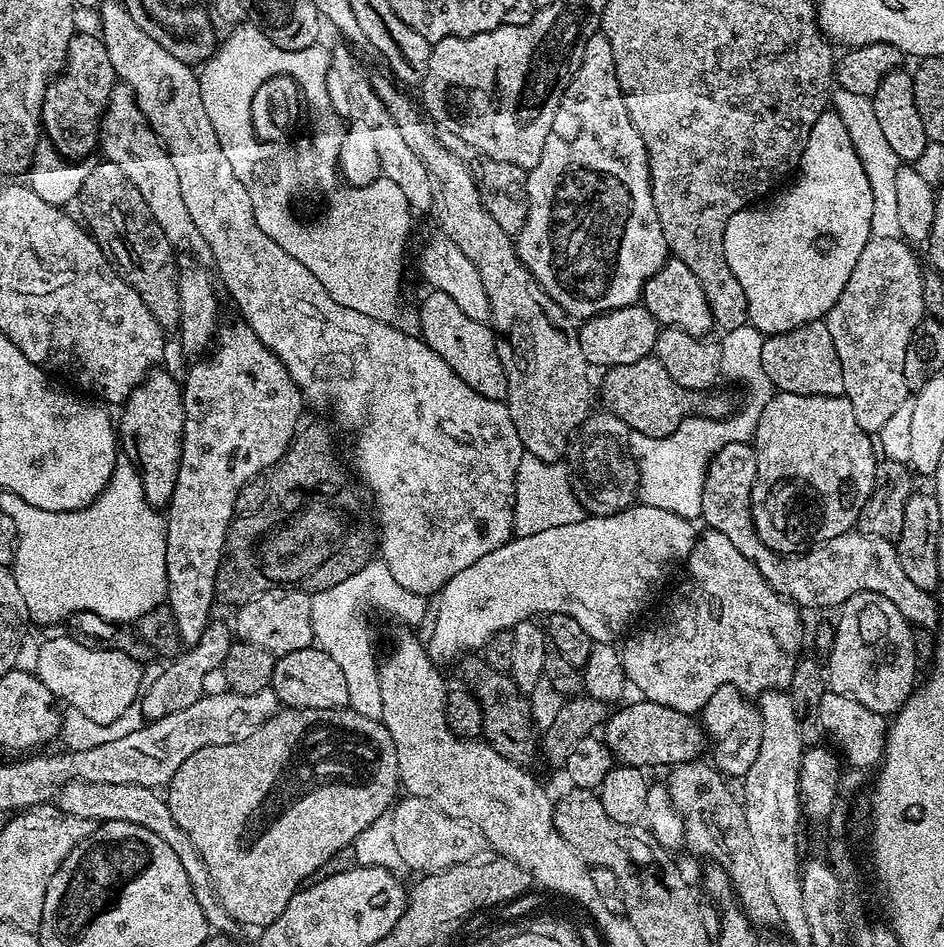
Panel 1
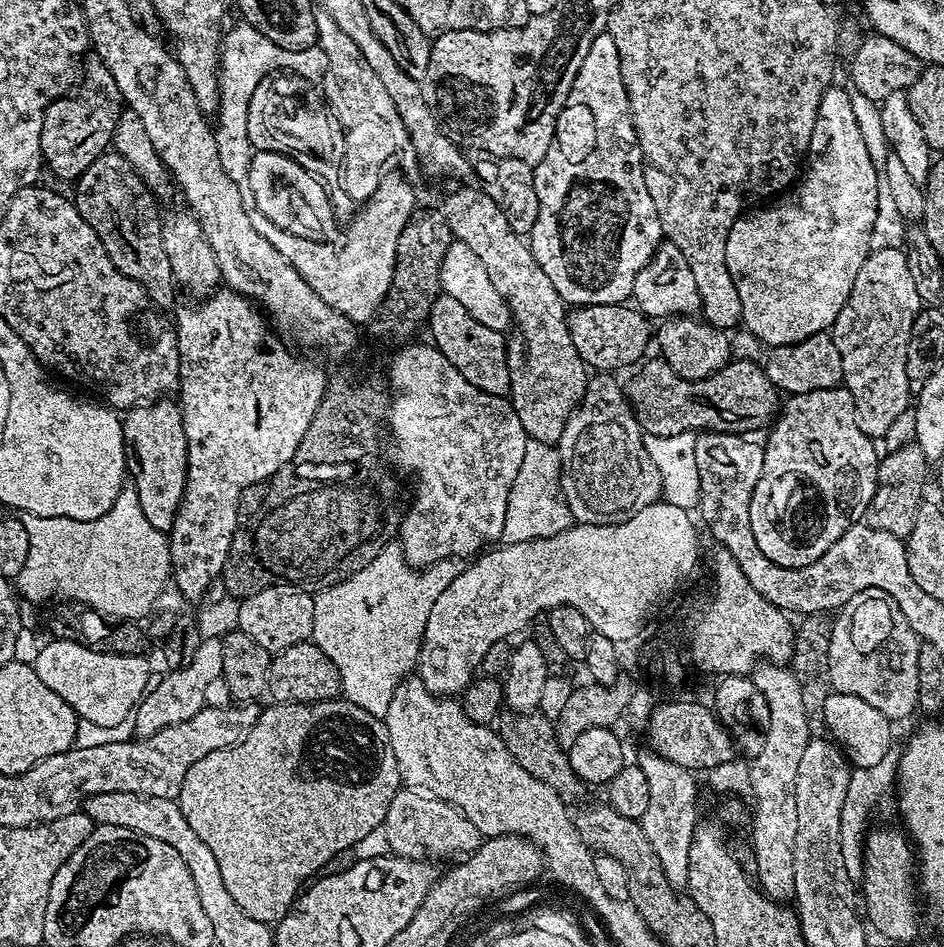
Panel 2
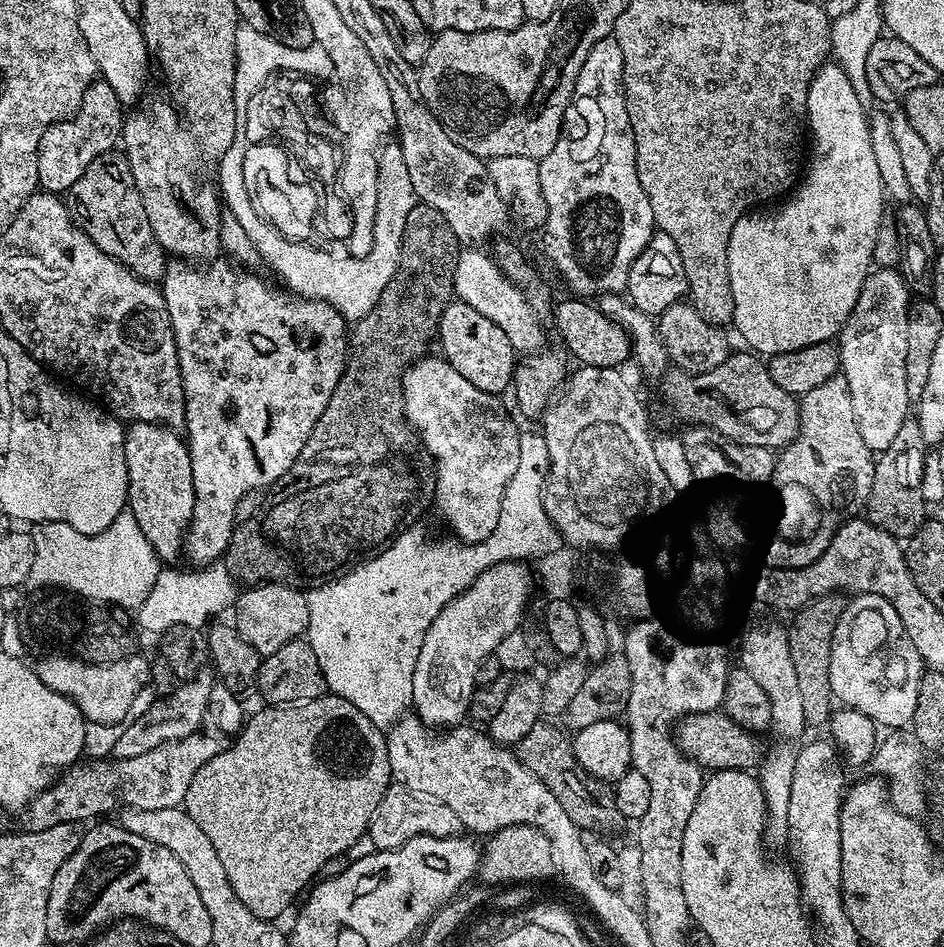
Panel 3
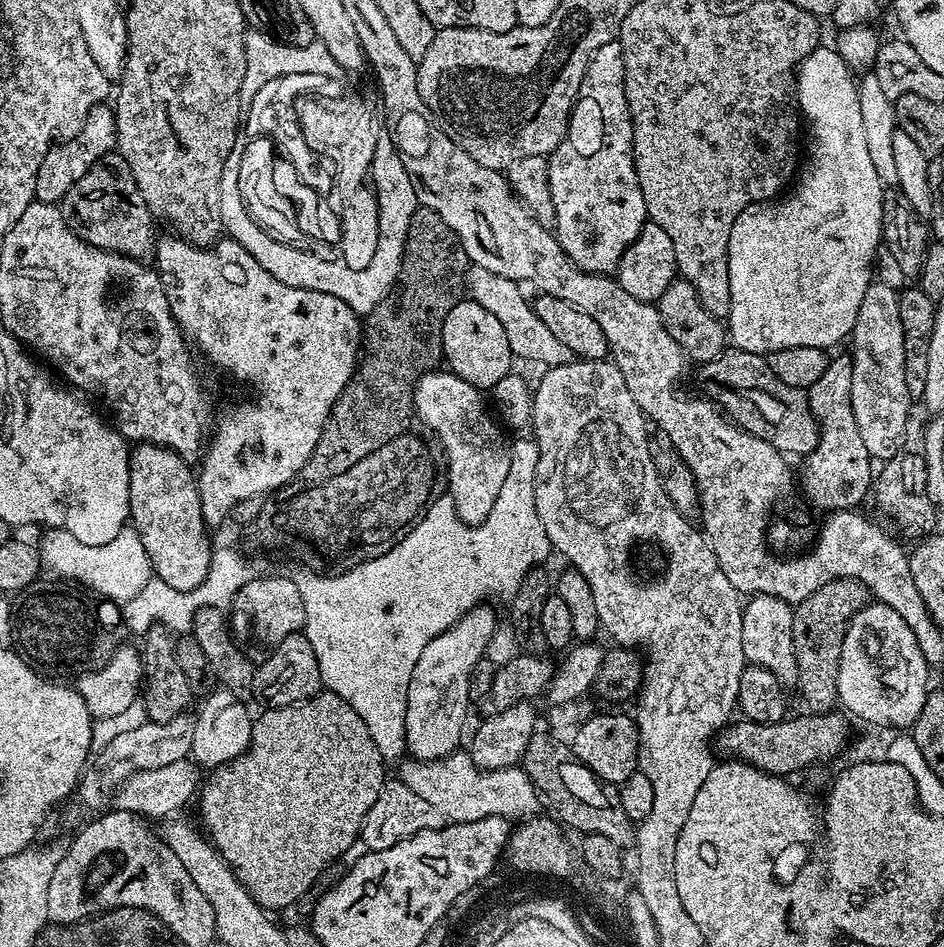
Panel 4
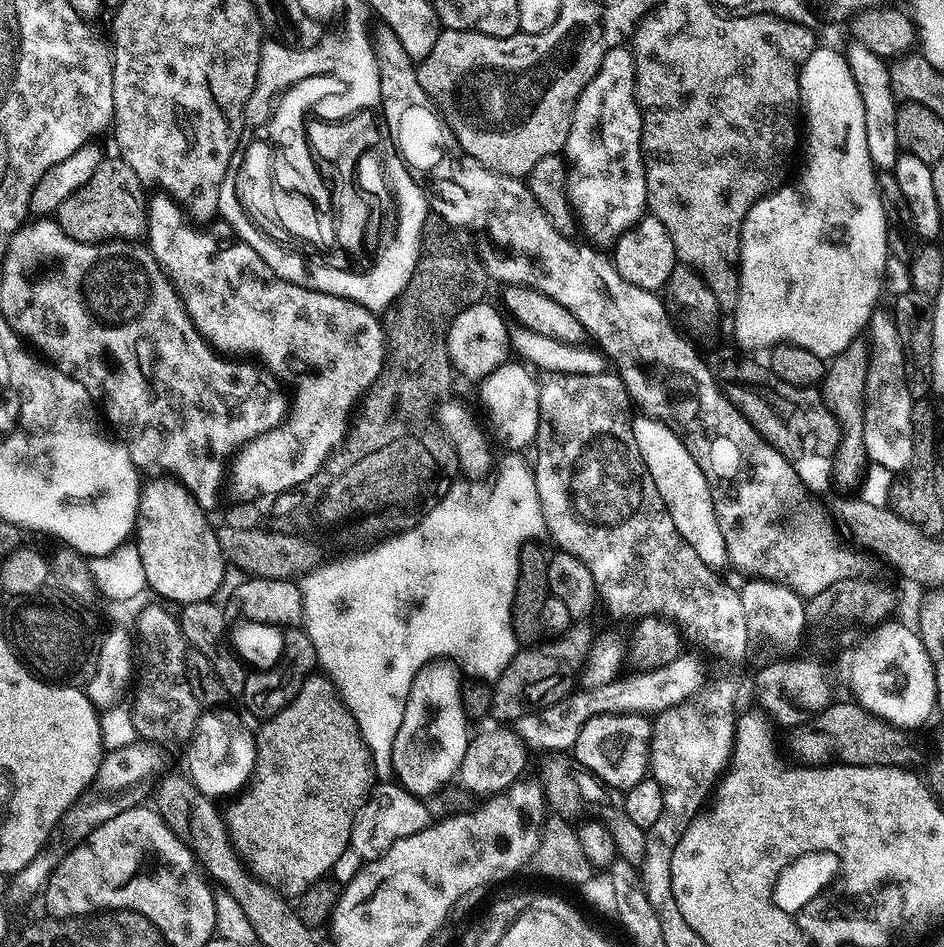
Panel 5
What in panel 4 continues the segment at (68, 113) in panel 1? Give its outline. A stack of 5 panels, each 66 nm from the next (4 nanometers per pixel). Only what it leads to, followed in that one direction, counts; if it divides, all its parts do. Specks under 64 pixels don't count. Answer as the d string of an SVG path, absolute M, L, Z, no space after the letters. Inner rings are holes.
M107 103L96 104L86 116L86 122L82 122L82 130L69 140L61 140L52 145L52 149L46 154L42 166L38 166L38 178L36 179L36 200L41 204L59 205L60 199L90 170L98 158L116 148L116 114Z

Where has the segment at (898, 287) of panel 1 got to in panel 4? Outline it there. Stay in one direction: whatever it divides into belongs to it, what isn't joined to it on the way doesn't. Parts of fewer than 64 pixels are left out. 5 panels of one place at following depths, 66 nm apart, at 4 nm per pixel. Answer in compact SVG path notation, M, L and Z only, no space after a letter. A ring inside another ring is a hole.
M879 282L869 284L850 337L850 402L854 410L854 422L858 422L858 434L862 434L862 443L866 445L869 457L876 462L887 462L901 451L910 407L906 390L902 314L898 314L899 301L900 292L897 289Z

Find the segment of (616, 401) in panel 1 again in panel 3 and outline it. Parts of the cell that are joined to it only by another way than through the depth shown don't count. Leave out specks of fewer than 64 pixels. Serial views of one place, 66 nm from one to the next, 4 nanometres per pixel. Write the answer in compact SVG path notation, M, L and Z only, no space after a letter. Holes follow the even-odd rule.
M733 351L726 362L722 362L722 366L714 366L714 370L709 372L675 374L676 376L670 377L664 388L664 400L668 403L669 410L688 420L684 422L689 425L713 428L736 443L782 450L800 435L800 406L797 397L782 390L782 386L778 386L778 382L770 378L767 363L759 355L743 351Z

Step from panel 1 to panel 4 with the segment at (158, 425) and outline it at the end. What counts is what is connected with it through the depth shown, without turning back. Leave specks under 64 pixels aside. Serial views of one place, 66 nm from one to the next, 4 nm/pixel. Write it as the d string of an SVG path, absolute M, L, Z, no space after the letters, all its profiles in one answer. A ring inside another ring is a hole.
M137 443L128 458L130 470L130 502L128 514L131 527L142 538L142 550L150 558L154 576L176 590L192 591L206 578L210 570L213 542L208 541L209 531L202 518L200 485L193 465L183 460L179 454L160 444Z

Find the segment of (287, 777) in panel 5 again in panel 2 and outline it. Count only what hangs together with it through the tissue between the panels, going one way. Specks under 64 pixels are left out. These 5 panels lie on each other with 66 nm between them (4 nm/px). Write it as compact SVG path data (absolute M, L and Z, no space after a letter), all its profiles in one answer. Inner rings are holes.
M343 698L323 700L317 704L277 704L272 702L269 703L269 705L268 709L265 707L263 711L261 711L260 716L254 722L254 726L248 731L246 738L242 742L238 742L229 748L214 750L210 754L206 754L206 758L198 758L198 762L194 762L194 766L190 766L190 770L186 770L186 778L182 778L182 790L178 797L178 803L183 816L186 818L186 822L190 822L190 827L194 829L194 834L198 834L198 838L202 838L202 842L206 842L206 847L214 854L214 859L218 862L218 871L222 874L222 883L226 886L226 891L230 894L230 898L234 898L234 902L236 902L239 909L242 910L242 914L246 914L250 918L254 918L263 924L275 926L279 924L283 916L286 916L292 909L292 905L295 904L297 896L300 895L305 885L319 873L320 868L324 866L334 854L340 850L346 850L347 848L355 849L356 844L362 842L362 838L366 838L366 834L377 831L377 829L383 825L384 819L386 818L386 810L390 810L390 802L394 798L394 794L401 791L402 785L400 782L398 762L394 762L394 750L390 746L388 727L384 725L384 721L381 717L370 714L366 710L362 710L362 706L354 706L350 701Z

